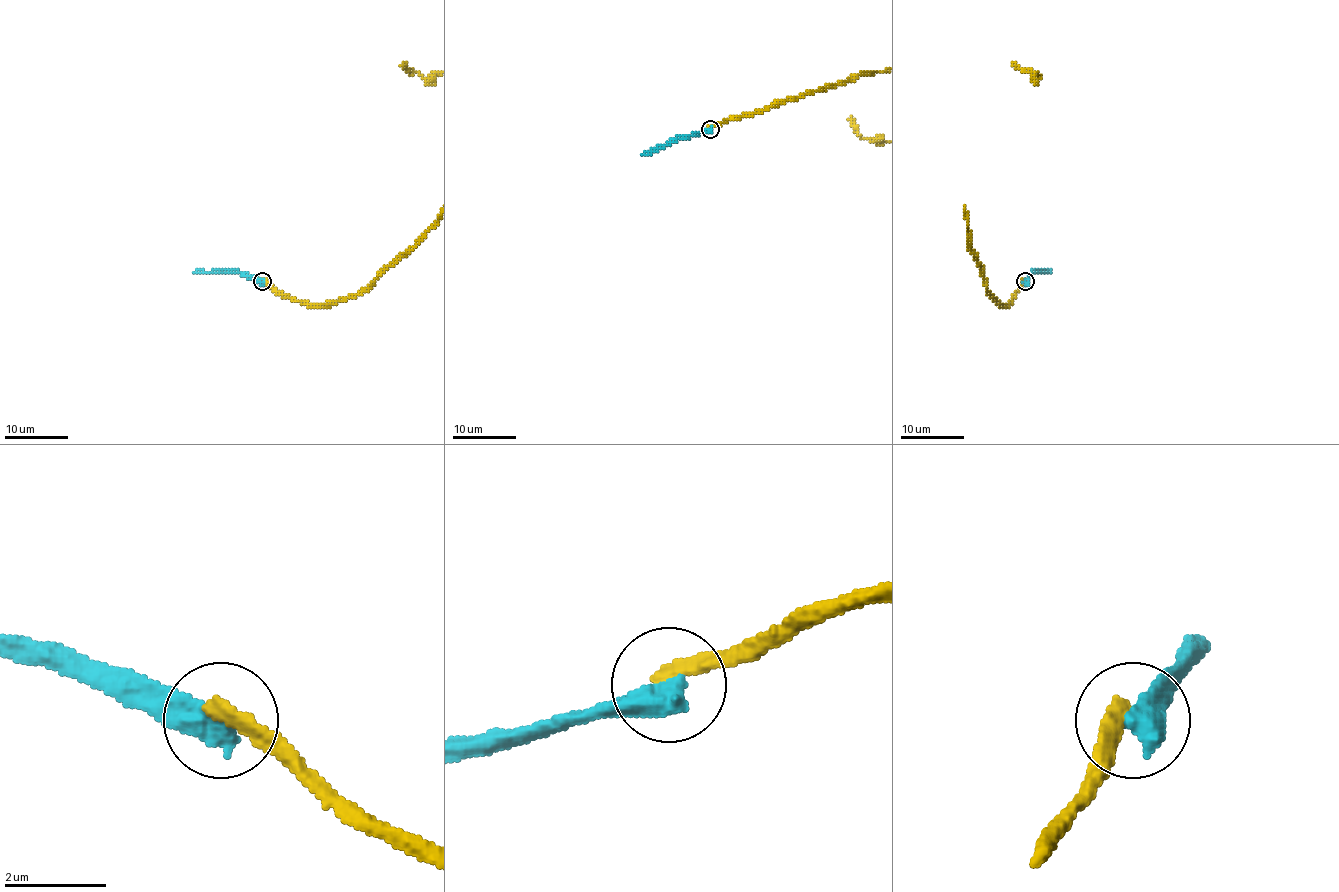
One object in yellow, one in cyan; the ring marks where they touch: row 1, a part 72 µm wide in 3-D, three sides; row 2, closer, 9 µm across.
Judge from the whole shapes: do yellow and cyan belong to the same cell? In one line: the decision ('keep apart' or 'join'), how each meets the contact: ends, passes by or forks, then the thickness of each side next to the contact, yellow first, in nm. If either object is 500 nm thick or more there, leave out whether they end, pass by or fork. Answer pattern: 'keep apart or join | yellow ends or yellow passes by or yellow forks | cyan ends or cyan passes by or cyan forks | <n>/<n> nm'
keep apart | 320/600 nm

